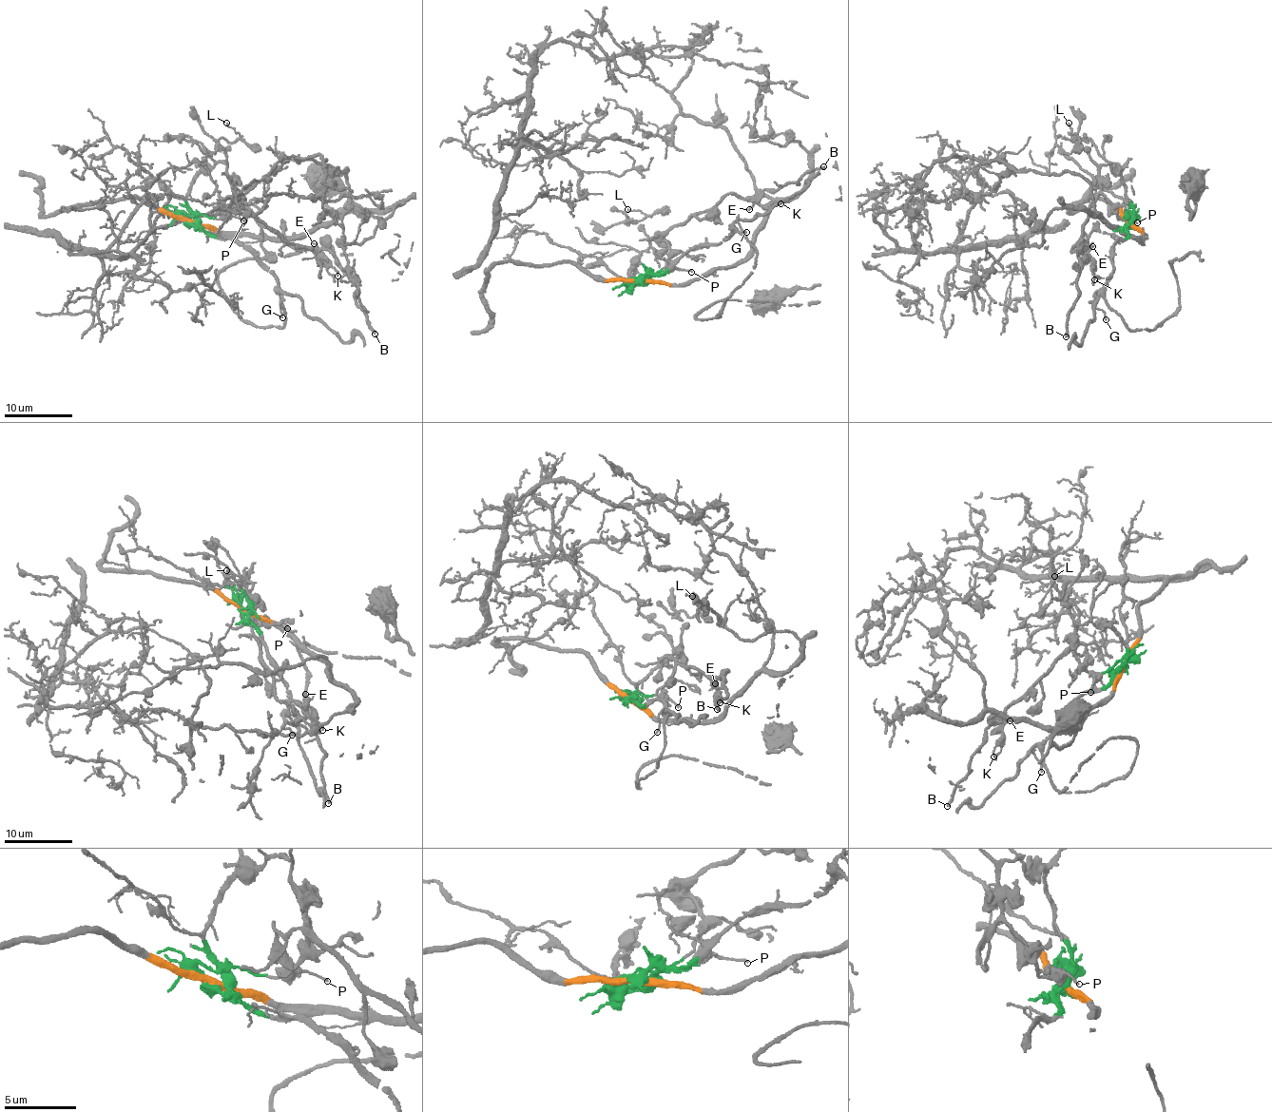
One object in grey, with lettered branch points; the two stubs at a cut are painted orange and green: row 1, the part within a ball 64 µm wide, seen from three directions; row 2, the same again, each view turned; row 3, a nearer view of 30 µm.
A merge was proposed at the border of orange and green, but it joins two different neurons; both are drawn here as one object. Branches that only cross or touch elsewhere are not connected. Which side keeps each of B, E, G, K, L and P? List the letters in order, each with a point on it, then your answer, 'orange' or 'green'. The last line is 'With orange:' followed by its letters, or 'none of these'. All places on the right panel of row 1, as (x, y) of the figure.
B: (1066, 336) | green
E: (1092, 246) | green
G: (1106, 319) | green
K: (1094, 279) | green
L: (1069, 123) | green
P: (1137, 222) | green
With orange: none of these

